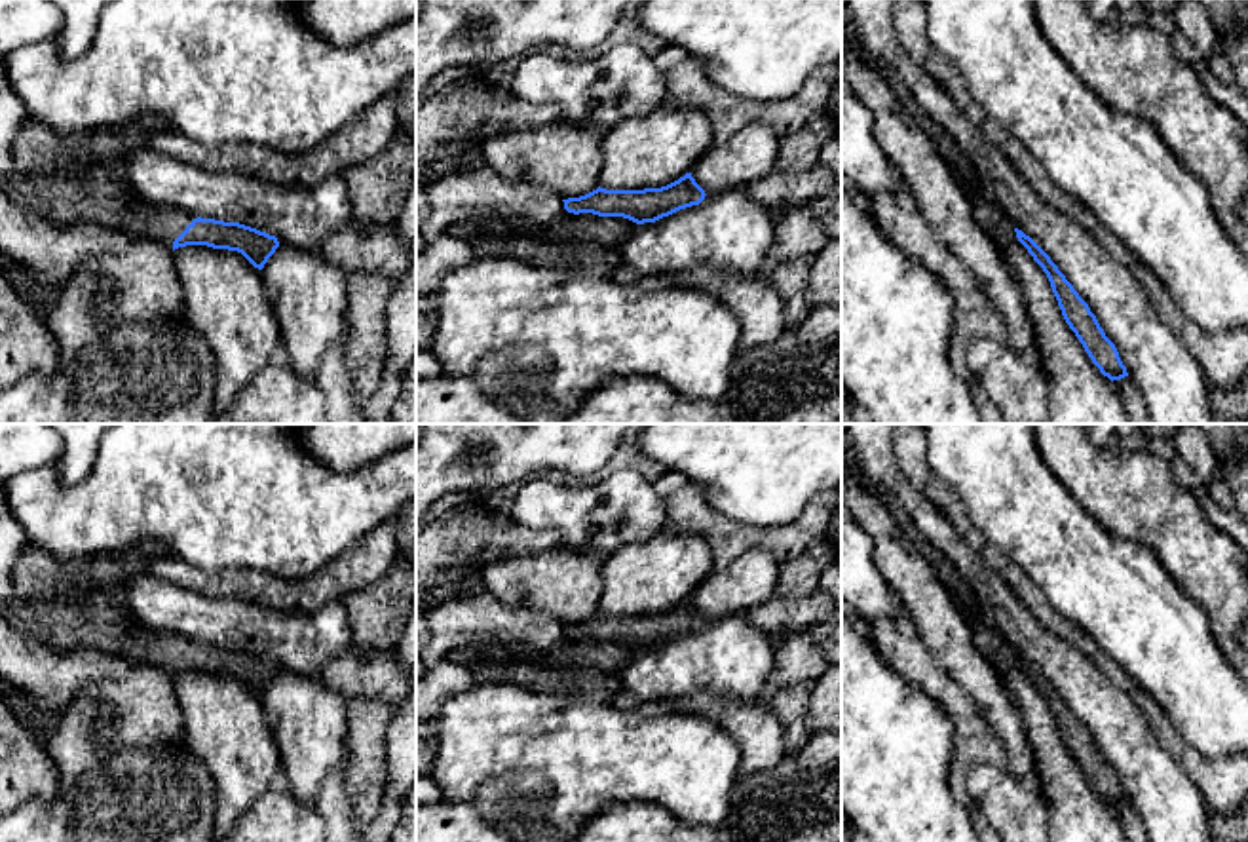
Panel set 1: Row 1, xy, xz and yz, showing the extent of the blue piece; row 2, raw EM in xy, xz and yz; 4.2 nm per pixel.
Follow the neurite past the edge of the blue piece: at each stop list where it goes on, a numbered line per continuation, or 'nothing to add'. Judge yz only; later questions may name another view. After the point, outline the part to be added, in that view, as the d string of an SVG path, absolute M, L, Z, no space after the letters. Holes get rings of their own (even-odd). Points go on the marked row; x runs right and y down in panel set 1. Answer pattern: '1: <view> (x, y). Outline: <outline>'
nothing to add

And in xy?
1: xy (141, 219). Outline: M137 196L122 213L122 230L129 239L156 239L173 251L173 241L186 230L196 215L152 203Z

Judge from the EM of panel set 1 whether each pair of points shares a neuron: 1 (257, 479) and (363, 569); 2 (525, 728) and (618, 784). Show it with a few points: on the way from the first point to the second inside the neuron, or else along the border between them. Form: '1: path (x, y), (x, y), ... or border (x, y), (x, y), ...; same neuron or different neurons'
1: border (380, 525), (306, 576); different neurons
2: path (548, 747), (563, 757), (591, 757), (595, 761); same neuron

